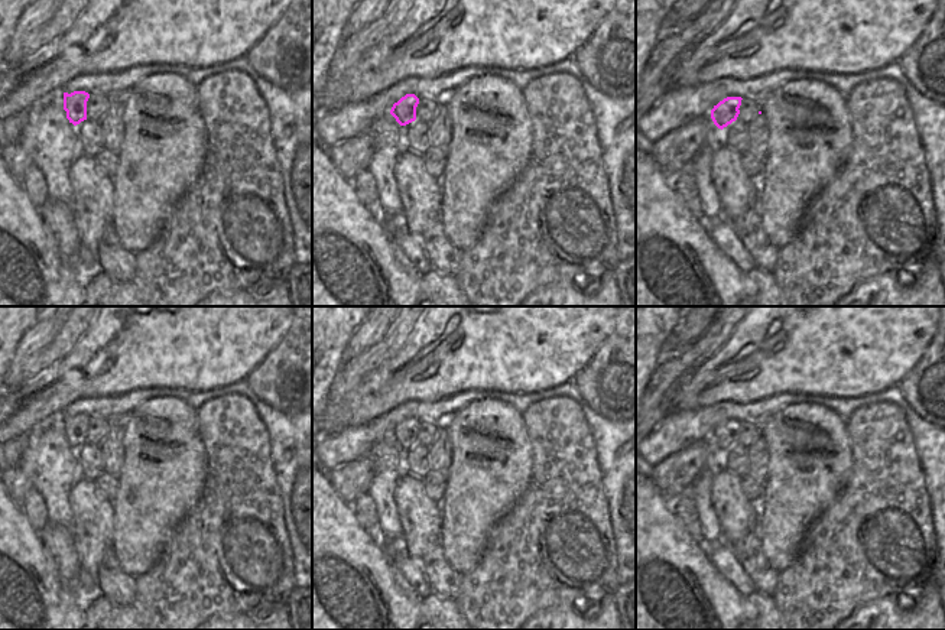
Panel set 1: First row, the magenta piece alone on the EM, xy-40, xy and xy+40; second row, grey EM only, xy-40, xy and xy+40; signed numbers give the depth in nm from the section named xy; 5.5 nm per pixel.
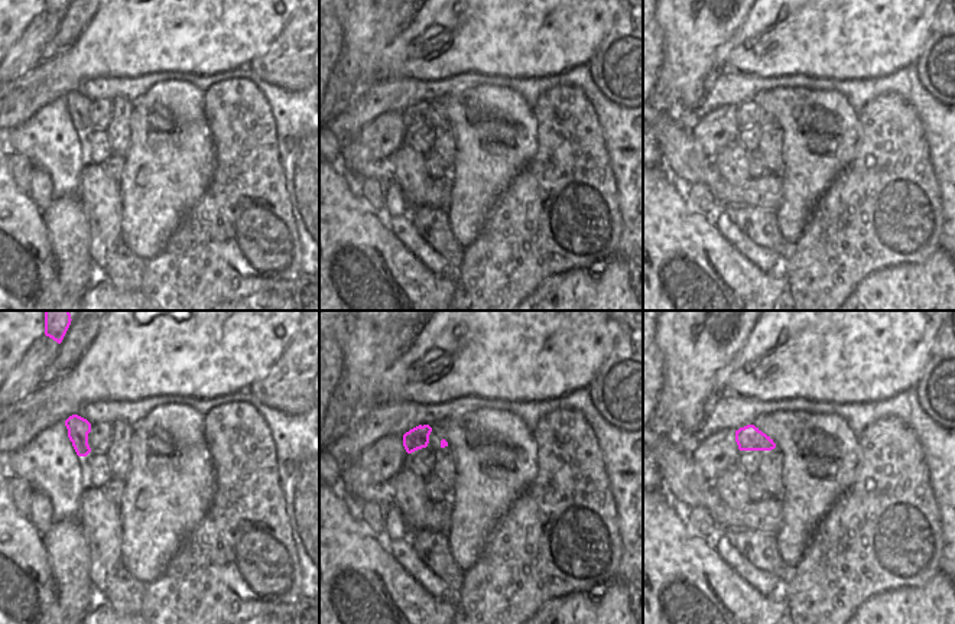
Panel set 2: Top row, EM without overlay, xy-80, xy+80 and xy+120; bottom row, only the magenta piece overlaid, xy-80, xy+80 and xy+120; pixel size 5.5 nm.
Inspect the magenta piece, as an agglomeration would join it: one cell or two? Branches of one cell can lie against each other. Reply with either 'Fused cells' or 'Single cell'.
Fused cells.

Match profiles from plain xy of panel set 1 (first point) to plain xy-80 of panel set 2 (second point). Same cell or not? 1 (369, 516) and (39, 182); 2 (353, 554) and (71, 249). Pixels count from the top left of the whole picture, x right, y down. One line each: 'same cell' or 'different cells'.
1: same cell
2: different cells

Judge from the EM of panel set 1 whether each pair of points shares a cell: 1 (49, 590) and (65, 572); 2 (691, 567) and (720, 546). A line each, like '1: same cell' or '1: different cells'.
1: different cells
2: different cells

